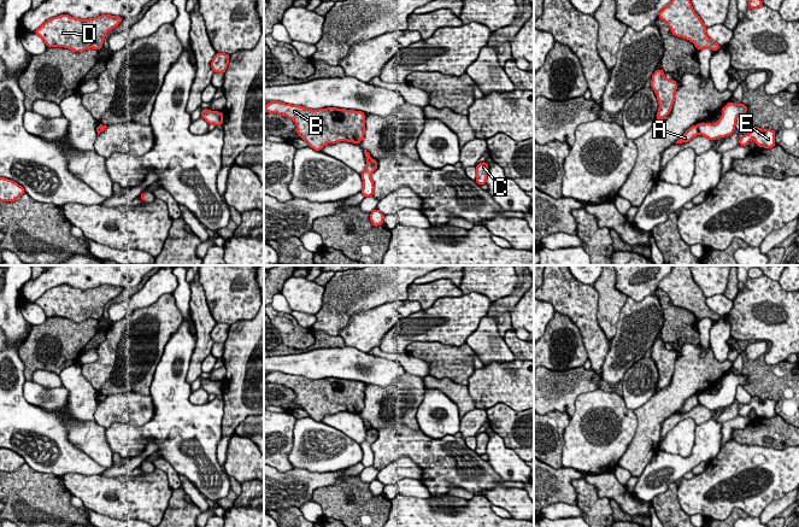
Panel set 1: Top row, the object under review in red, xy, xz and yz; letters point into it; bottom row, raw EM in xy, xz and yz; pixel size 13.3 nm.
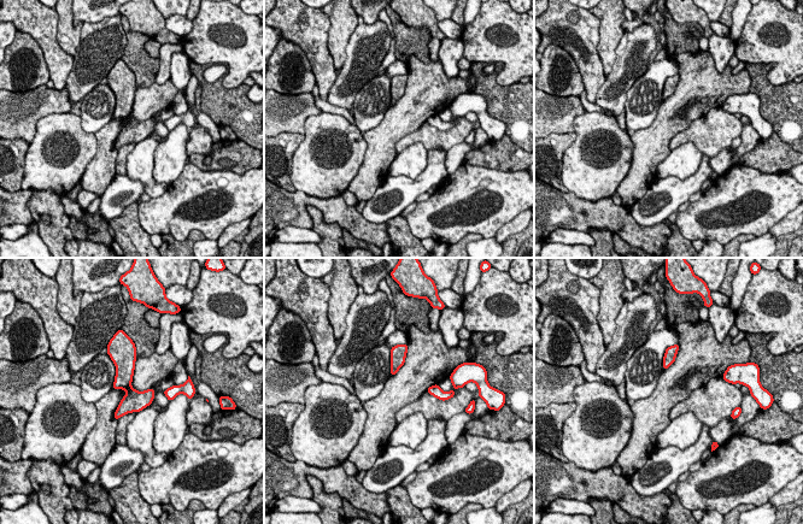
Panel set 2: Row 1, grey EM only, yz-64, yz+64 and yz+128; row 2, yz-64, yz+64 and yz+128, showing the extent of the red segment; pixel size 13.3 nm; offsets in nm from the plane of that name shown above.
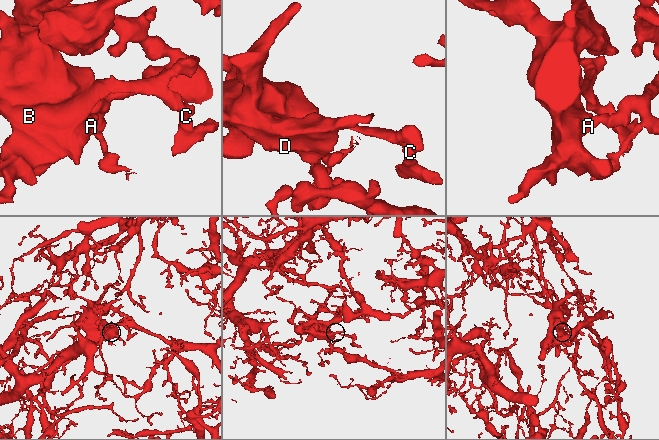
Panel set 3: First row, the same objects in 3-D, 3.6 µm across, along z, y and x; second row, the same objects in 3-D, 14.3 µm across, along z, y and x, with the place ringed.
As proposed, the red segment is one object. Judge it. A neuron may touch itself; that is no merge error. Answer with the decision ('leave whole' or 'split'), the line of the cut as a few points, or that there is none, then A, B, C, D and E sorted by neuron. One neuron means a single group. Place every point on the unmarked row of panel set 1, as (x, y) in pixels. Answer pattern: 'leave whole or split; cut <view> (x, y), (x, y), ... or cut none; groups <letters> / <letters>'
split; cut yz (697, 396), (699, 403); groups A B C D / E

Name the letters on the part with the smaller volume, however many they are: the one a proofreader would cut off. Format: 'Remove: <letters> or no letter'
Remove: A, B, C, D

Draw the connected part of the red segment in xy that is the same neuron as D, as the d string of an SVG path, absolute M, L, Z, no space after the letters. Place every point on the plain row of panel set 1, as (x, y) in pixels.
M61 285L48 289L34 303L45 311L47 317L65 317L77 323L88 318L100 321L105 305L122 291L122 287L110 285L90 289Z

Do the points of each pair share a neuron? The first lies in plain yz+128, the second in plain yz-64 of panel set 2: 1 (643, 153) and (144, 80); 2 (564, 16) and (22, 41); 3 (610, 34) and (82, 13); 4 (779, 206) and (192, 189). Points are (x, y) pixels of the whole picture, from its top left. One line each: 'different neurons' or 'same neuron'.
1: different neurons
2: different neurons
3: different neurons
4: same neuron

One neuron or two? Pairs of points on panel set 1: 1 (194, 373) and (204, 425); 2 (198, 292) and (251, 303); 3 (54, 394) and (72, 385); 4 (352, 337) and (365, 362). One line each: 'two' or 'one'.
1: two
2: two
3: two
4: two

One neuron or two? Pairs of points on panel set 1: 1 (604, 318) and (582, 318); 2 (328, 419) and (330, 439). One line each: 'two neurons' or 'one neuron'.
1: two neurons
2: two neurons

